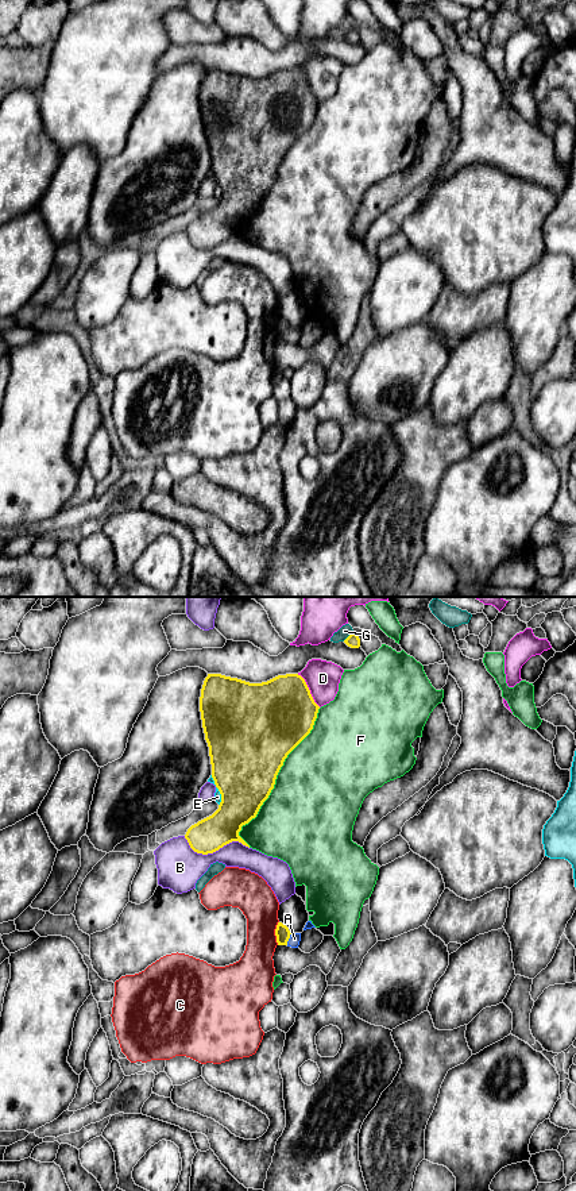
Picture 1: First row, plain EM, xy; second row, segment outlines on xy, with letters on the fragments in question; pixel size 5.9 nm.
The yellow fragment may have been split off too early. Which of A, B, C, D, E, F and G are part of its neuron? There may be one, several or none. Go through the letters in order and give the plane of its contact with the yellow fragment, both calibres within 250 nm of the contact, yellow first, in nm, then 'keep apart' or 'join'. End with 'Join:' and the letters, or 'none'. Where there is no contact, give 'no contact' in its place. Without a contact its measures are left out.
A: contact in xy; calibres 90 and 70 nm; join
B: contact in xy; calibres 200 and 260 nm; keep apart
C: contact in xy; calibres 90 and 220 nm; keep apart
D: contact in xy; calibres 420 and 200 nm; keep apart
E: contact in xy; calibres 420 and 50 nm; keep apart
F: contact in xy; calibres 460 and 500 nm; keep apart
G: contact in xy; calibres 80 and 70 nm; keep apart
Join: A

